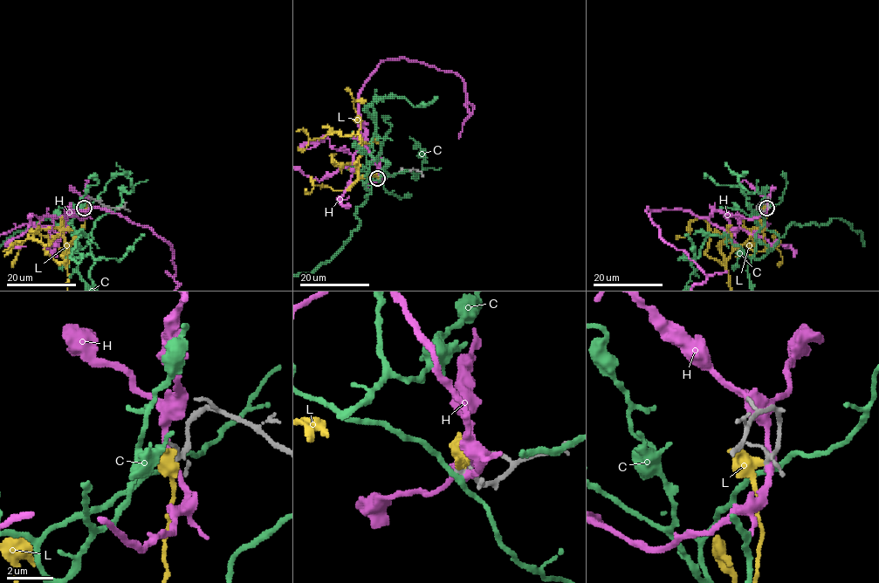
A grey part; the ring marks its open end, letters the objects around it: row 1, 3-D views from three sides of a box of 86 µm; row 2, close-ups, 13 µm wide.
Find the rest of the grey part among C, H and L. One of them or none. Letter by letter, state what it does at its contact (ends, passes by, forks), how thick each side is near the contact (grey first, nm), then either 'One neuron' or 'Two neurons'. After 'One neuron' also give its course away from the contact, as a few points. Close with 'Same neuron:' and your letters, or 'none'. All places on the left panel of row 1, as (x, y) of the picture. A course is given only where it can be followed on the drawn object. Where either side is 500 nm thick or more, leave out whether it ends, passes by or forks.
C: It passes by. Thickness 150 nm (grey) against 220 nm. Two neurons
H: It passes by. Thickness 180 nm (grey) against 280 nm. Two neurons
L: It passes by. Thickness 160 nm (grey) against 320 nm. Two neurons
Same neuron: none

